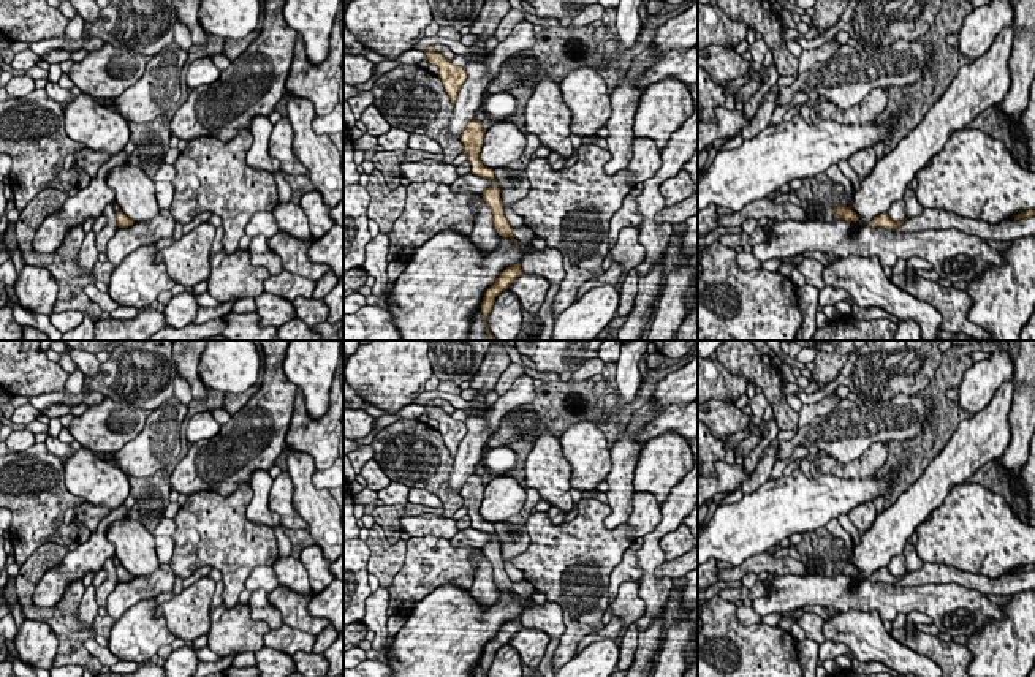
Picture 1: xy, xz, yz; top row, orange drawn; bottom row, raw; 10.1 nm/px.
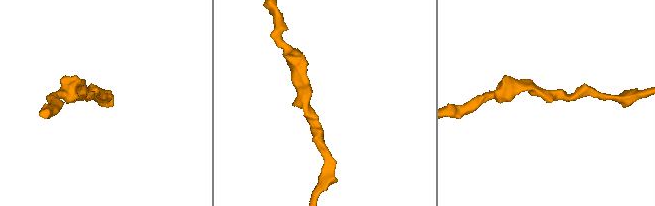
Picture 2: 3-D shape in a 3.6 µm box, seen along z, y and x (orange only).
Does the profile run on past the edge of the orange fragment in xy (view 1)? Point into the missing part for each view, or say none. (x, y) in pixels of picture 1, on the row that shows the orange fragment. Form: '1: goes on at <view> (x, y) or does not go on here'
1: does not go on here

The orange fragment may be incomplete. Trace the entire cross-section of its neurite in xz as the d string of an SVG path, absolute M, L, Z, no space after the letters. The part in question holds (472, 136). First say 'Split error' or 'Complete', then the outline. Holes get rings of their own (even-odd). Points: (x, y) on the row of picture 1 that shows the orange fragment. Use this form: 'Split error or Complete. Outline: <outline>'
Complete. Outline: M470 120L461 134L461 142L464 144L462 152L467 153L467 161L472 165L472 174L492 180L495 179L494 171L484 166L480 160L484 133L480 120Z

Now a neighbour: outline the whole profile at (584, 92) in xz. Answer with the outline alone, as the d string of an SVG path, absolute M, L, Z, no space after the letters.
M581 66L570 71L559 84L562 98L571 111L571 133L595 136L611 117L611 98L595 66Z

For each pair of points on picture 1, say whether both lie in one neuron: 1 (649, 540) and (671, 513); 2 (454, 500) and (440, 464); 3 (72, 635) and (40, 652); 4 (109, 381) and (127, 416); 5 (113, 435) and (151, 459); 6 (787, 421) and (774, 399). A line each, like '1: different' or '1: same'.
1: same
2: same
3: different
4: different
5: different
6: same

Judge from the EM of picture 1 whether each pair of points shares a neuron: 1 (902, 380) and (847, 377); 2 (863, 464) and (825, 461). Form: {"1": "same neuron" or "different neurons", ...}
{"1": "same neuron", "2": "same neuron"}

